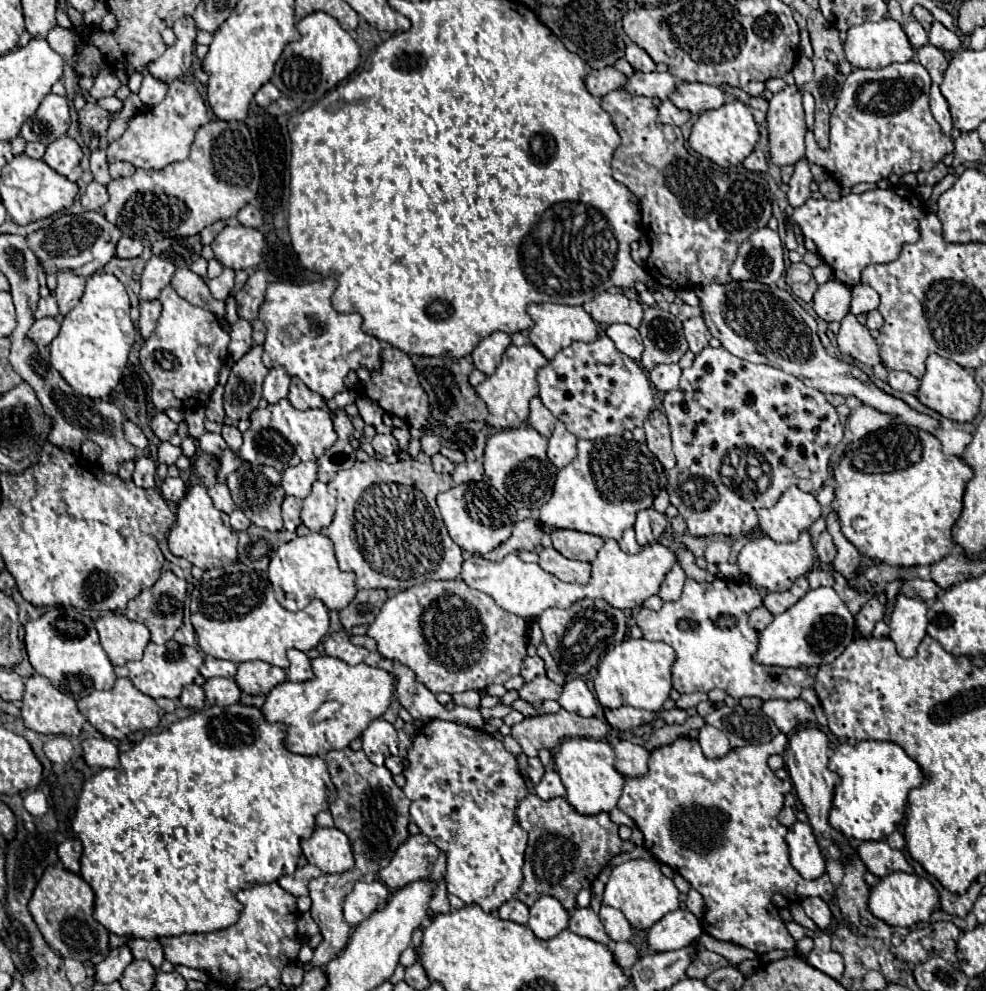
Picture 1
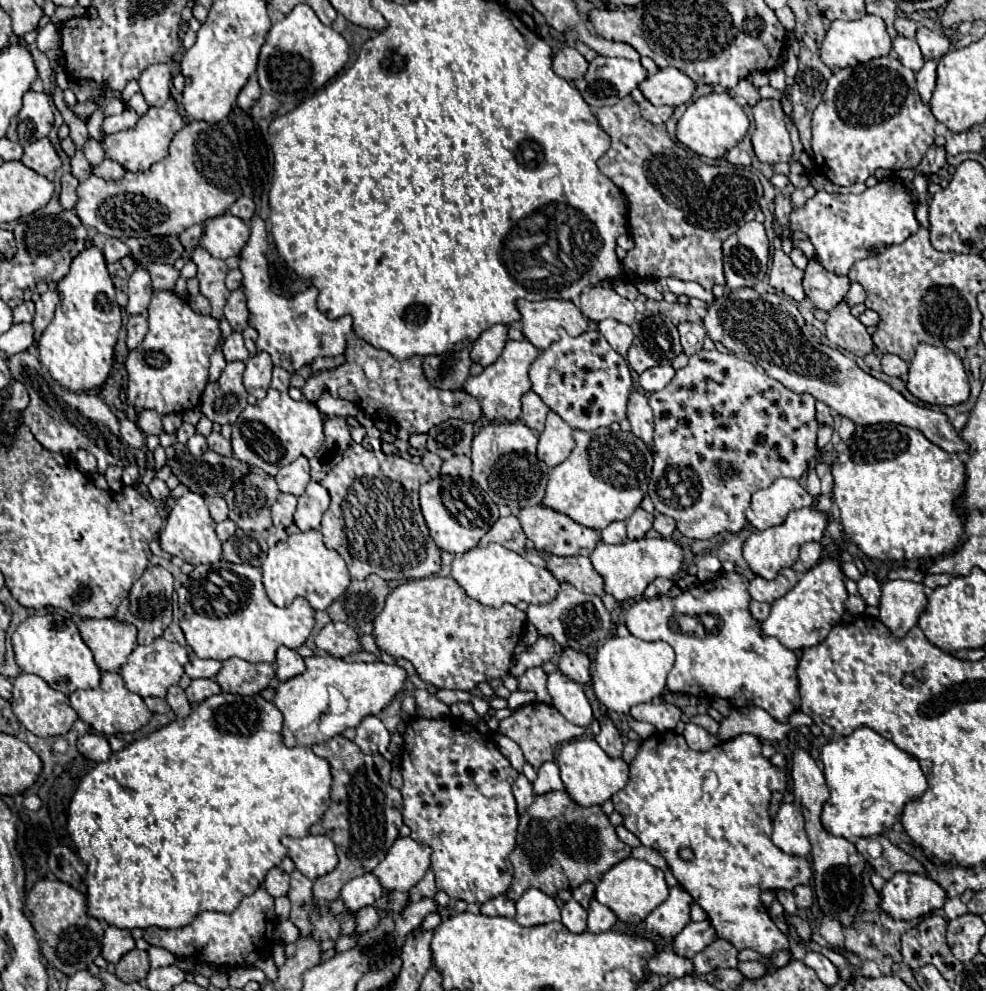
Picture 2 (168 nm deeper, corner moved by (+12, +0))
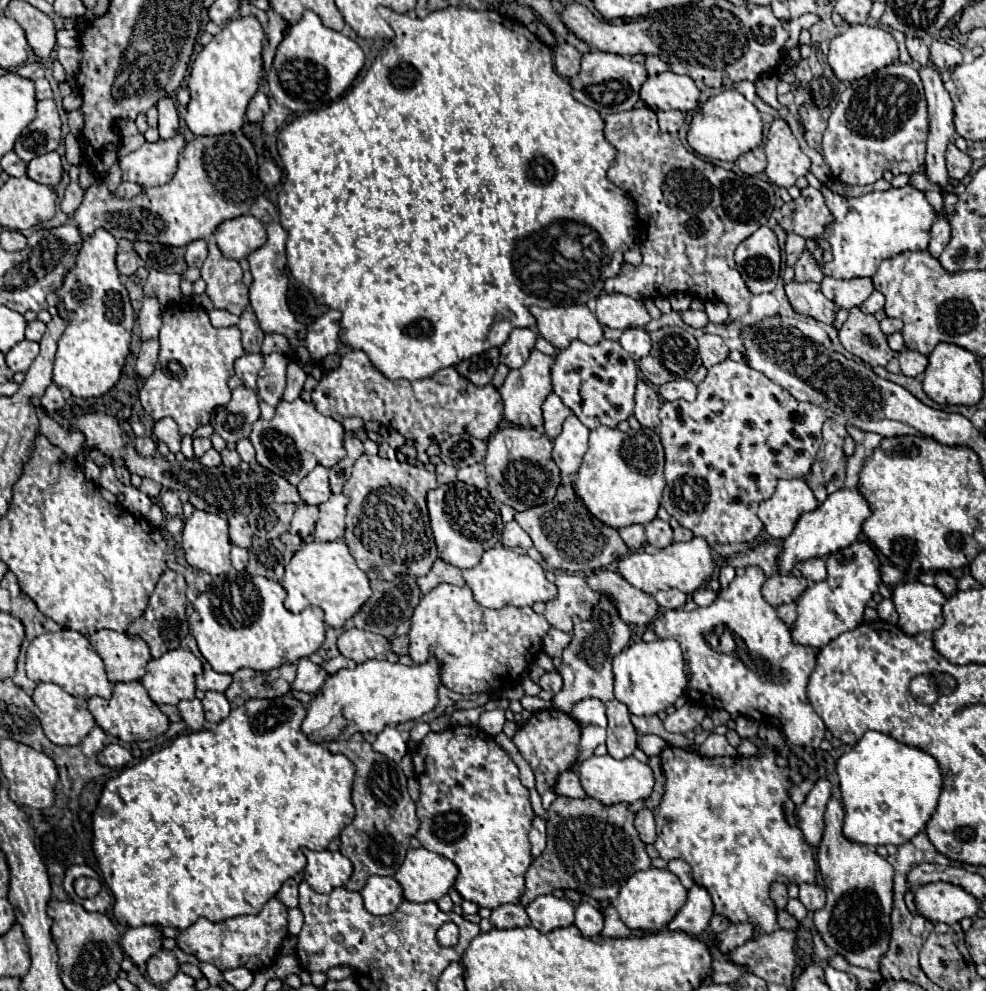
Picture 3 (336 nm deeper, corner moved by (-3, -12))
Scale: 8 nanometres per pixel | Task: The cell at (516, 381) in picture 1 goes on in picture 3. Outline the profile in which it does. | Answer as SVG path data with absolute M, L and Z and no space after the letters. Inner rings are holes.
M533 350L529 360L521 368L509 370L503 386L499 388L503 404L505 404L503 416L509 422L513 422L517 426L525 426L525 428L541 428L543 426L541 404L551 394L551 364L553 362L555 362L553 356L547 356L539 350Z

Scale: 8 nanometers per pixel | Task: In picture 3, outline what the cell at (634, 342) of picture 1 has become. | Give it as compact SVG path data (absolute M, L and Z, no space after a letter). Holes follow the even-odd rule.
M627 328L623 330L621 334L621 346L625 348L625 352L635 360L639 362L643 356L649 354L651 350L651 336L647 330L643 328Z

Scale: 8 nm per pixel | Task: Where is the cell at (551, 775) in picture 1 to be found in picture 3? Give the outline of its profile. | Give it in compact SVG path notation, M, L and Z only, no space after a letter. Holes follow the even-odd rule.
M571 770L563 772L559 778L557 778L557 784L555 784L555 792L559 796L569 796L569 798L585 798L585 790L579 782L579 776Z

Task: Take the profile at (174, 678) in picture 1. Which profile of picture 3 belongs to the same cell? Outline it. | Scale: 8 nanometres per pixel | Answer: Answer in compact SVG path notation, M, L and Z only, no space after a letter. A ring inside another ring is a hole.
M171 650L167 654L163 654L161 658L149 660L147 662L147 672L141 678L141 684L145 686L145 690L149 692L151 700L155 704L179 704L181 700L193 700L195 698L195 676L203 672L201 660L191 652L191 650Z

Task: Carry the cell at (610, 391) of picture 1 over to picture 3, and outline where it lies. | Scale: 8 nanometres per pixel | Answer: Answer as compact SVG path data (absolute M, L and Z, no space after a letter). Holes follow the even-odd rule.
M603 338L601 342L589 346L581 340L573 340L569 348L557 354L551 368L551 378L553 392L589 430L601 424L615 428L621 420L627 420L633 414L637 368L627 352L623 352L619 342Z

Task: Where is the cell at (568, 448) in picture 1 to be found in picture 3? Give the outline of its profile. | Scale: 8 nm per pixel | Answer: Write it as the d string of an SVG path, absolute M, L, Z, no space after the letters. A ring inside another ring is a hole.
M569 416L563 432L553 440L553 460L563 474L575 474L587 452L589 428L577 416Z

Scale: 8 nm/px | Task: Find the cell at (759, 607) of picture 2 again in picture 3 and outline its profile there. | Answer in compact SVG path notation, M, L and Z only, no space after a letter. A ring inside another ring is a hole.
M797 602L783 604L783 606L777 608L777 612L779 612L779 618L791 626L797 620Z

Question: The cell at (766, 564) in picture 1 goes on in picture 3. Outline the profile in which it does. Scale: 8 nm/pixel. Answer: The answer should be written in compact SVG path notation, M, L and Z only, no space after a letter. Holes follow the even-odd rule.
M859 486L841 488L841 490L833 492L813 512L805 512L799 516L793 532L783 540L783 550L779 554L781 570L789 574L797 562L817 558L817 556L827 556L827 554L847 548L849 544L853 544L859 538L861 526L869 516L871 516L869 504L867 504L865 496L859 492Z

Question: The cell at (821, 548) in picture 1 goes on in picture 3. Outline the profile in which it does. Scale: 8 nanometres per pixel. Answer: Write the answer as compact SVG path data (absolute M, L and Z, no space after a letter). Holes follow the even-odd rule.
M811 558L811 560L799 562L799 564L795 564L795 568L803 578L807 578L811 582L821 582L827 578L827 568L821 558Z

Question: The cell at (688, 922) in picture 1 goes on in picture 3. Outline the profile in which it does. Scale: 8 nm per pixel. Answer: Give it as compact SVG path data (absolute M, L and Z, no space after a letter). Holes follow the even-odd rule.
M693 884L685 906L677 912L677 916L669 922L667 928L669 930L683 930L687 934L697 936L709 926L711 916L713 916L713 902L711 902L709 892L703 886Z

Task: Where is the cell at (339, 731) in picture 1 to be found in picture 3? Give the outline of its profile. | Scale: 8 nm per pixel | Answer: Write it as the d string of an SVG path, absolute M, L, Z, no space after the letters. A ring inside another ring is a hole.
M437 658L413 666L393 664L389 660L367 660L353 670L339 670L327 678L323 692L307 706L301 730L313 740L347 740L356 732L379 734L385 726L419 720L439 704L439 672L441 664Z

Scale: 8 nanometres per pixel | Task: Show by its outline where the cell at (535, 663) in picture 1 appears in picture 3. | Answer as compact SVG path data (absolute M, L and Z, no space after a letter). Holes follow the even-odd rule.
M551 628L551 630L545 634L545 638L543 638L543 648L545 648L545 652L547 652L551 658L557 658L557 656L561 656L563 648L565 648L569 642L571 642L571 634L561 632L561 630L557 630L557 628Z

